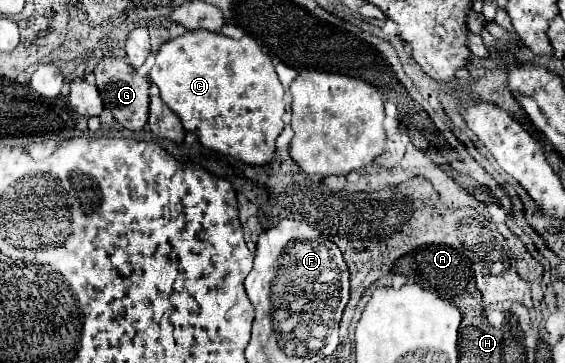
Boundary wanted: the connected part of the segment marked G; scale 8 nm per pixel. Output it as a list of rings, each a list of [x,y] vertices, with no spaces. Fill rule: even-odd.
[[[102,58],[94,68],[94,76],[96,76],[96,86],[104,100],[104,106],[112,112],[112,116],[124,128],[140,132],[148,122],[150,80],[138,76],[136,70],[130,64],[126,64],[126,60],[122,60],[122,58]]]

